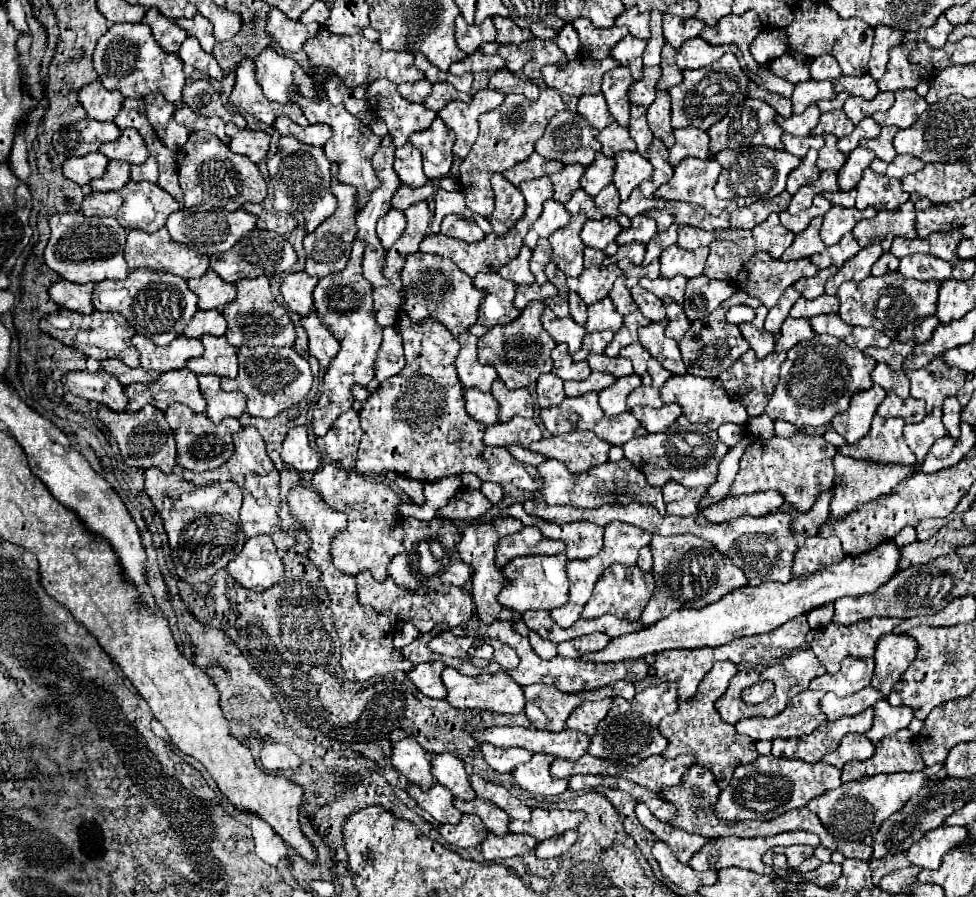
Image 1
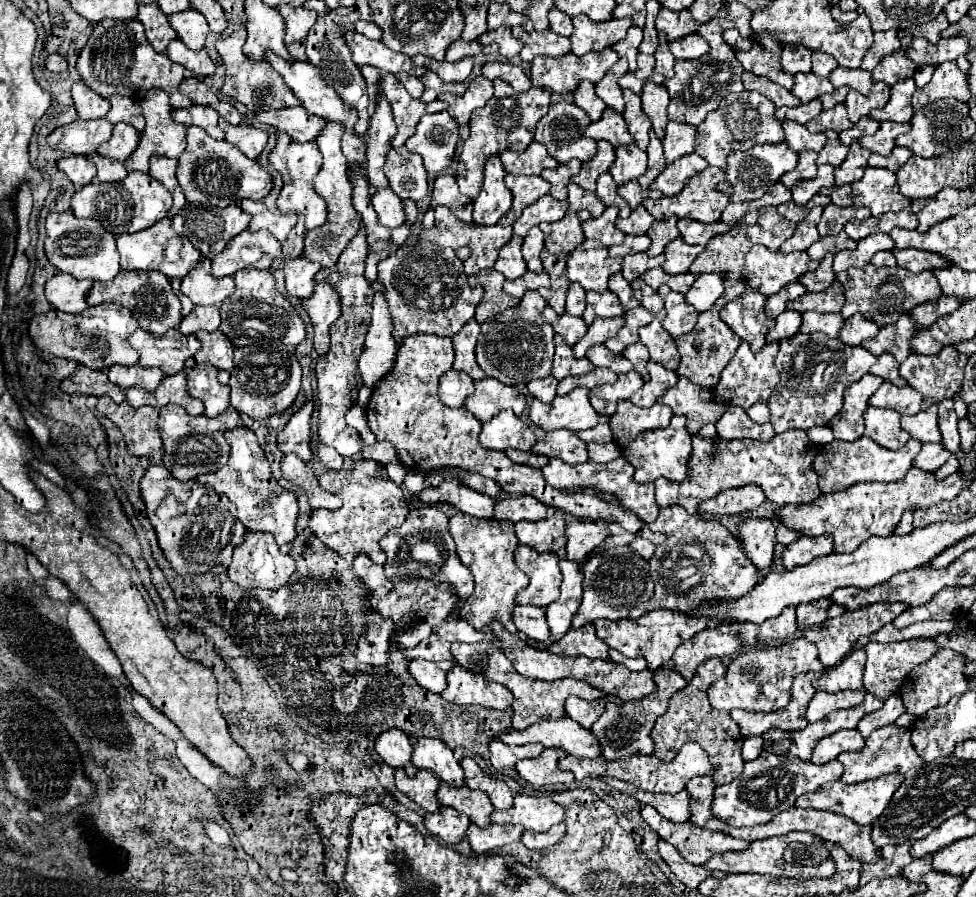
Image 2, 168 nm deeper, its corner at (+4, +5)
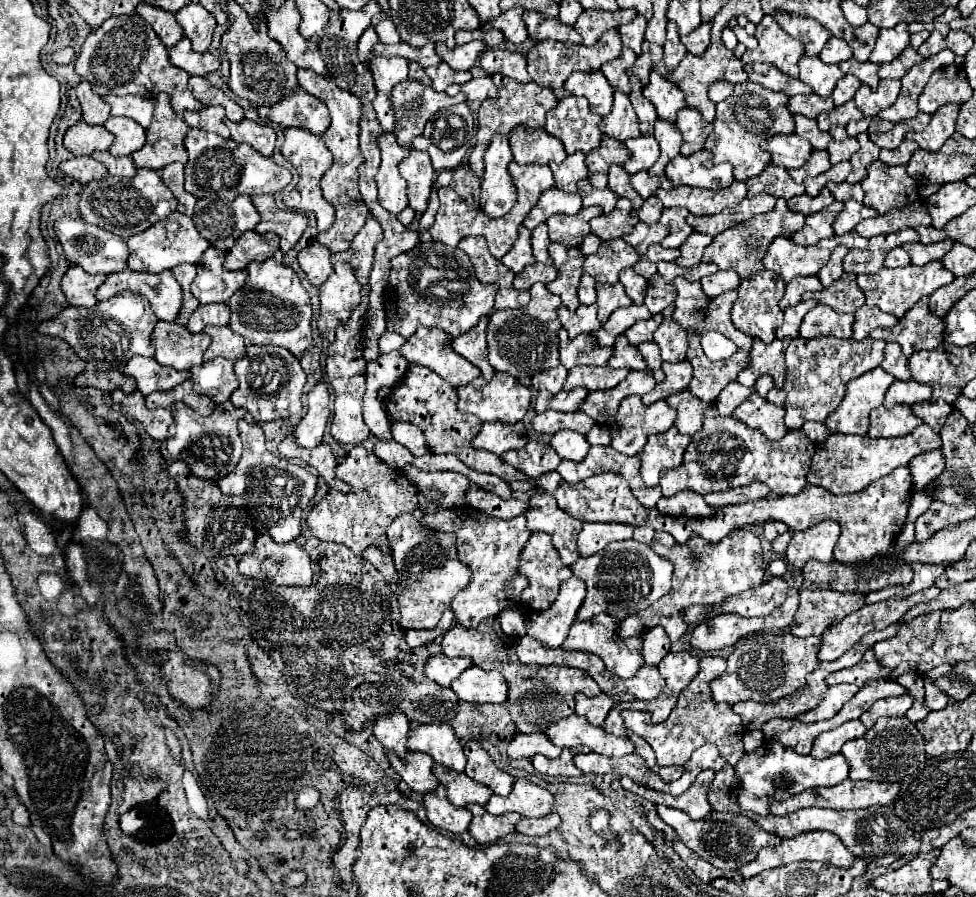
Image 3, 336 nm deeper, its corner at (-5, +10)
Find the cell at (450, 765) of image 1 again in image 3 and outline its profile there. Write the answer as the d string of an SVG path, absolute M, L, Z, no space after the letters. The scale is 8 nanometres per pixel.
M425 724L419 728L413 728L409 732L407 742L411 752L423 752L429 754L437 764L463 772L465 770L465 754L463 746L455 738L453 730L447 724Z

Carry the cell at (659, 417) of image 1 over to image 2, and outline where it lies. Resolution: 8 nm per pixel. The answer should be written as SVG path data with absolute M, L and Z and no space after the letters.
M620 401L608 425L612 429L614 443L620 449L624 449L632 439L636 439L636 435L650 429L668 427L670 419L672 419L672 409L662 403L654 403L648 409L640 409L632 405L632 401Z

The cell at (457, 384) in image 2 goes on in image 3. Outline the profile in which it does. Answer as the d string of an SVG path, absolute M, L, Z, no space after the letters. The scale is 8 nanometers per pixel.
M419 328L399 350L411 364L425 364L435 370L453 388L473 382L479 376L477 366L449 348L449 334L437 328Z

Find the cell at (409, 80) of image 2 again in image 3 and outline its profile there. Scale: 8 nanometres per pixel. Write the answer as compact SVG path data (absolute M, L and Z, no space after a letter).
M409 62L409 78L411 80L417 80L417 82L423 82L427 86L431 86L431 79L425 73L425 70L417 64L417 62Z

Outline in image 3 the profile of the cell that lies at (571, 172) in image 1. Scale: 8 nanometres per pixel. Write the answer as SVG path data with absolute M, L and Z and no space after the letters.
M575 152L573 156L567 156L561 164L549 164L555 186L563 192L577 192L577 182L587 178L587 166L585 166L585 154Z

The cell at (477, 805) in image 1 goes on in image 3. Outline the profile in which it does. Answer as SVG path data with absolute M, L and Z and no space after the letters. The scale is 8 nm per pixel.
M435 764L433 770L435 770L435 776L439 778L439 782L447 788L449 802L455 806L467 806L467 804L485 806L489 802L489 798L493 796L493 790L471 780L467 774L457 774L453 770L445 770L445 766L441 766L441 764Z

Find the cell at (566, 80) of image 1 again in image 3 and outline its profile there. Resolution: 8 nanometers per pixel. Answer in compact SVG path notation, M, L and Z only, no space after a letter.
M607 30L603 38L595 46L583 46L583 44L571 44L571 42L537 42L529 54L527 54L527 72L531 74L533 82L547 86L547 88L561 88L565 86L571 72L595 72L601 68L601 64L611 62L619 58L621 54L621 36L617 30Z

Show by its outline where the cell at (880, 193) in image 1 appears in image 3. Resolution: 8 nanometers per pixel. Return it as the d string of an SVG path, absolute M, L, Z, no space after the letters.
M873 162L867 176L861 180L865 190L863 204L885 214L891 208L909 206L909 202L919 200L917 182L909 178L907 166L887 166L883 162Z

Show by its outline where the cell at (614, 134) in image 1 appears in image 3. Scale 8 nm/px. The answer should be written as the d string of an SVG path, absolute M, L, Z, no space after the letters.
M615 90L615 102L613 102L613 110L609 116L603 118L603 122L599 124L601 132L609 138L615 140L627 140L627 138L637 138L641 136L639 132L639 120L637 114L629 102L629 96L621 94Z

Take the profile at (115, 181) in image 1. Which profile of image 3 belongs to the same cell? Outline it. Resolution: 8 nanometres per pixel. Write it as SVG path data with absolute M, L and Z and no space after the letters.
M97 152L97 154L91 154L95 160L103 162L109 170L109 174L113 176L123 176L123 178L133 178L133 174L137 172L137 168L133 166L133 160L131 156L121 156L121 158L115 158L111 156L109 152Z

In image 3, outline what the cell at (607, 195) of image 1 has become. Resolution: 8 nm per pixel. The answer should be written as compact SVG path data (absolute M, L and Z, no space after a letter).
M611 166L611 168L609 168L609 188L611 188L613 192L617 192L621 198L629 198L635 210L641 208L643 200L641 200L641 196L631 188L631 184L629 184L629 174L625 174L623 166Z

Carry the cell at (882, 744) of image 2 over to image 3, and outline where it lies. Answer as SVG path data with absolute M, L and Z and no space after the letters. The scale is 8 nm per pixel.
M879 718L877 724L867 730L863 738L851 740L841 748L841 754L851 766L851 780L877 780L877 782L901 782L905 774L917 770L925 762L925 744L913 722L907 718Z

